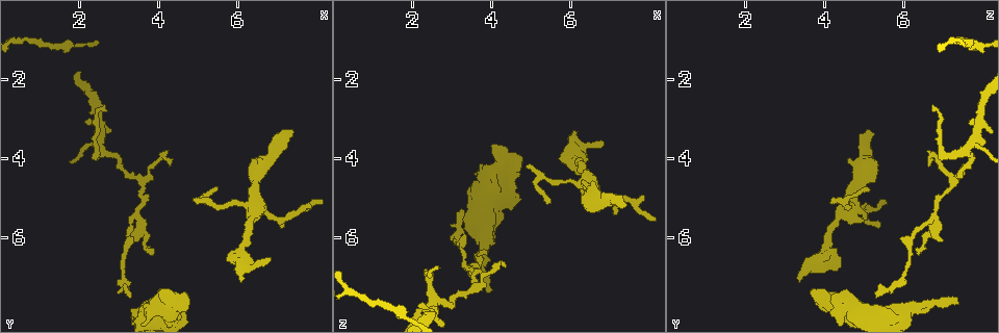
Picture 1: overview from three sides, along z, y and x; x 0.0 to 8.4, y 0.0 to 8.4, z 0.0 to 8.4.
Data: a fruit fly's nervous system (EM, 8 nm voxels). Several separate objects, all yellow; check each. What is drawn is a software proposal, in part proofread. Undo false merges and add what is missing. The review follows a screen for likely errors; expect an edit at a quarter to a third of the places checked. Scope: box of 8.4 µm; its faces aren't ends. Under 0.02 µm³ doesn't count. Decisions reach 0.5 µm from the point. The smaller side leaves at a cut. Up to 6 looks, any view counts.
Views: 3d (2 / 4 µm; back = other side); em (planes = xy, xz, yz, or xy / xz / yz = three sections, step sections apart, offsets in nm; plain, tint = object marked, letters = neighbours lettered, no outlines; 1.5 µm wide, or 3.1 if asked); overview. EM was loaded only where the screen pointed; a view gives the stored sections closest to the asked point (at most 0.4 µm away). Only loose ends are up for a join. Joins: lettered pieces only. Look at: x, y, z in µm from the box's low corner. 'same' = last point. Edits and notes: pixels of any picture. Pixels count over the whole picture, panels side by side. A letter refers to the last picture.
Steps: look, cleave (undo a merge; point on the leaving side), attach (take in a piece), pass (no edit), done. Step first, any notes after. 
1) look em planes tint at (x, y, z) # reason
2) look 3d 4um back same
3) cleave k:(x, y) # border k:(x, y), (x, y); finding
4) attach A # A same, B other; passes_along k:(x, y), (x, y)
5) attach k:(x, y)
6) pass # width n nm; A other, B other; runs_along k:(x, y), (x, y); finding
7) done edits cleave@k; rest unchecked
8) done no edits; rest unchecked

look em planes plain at (4.05, 7.55, 7.30) # free end

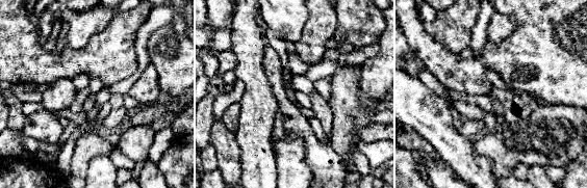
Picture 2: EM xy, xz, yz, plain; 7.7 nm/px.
look em planes letters same

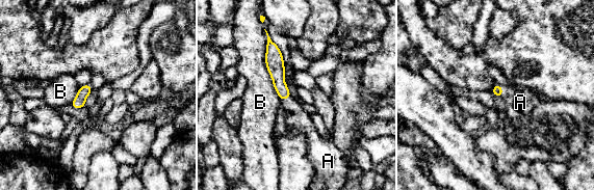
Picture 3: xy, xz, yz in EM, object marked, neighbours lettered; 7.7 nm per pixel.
attach A # A same, B other; passes_along 3:(276, 69), (286, 99), (298, 120); it goes on there

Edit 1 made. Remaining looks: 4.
look overview # redraw

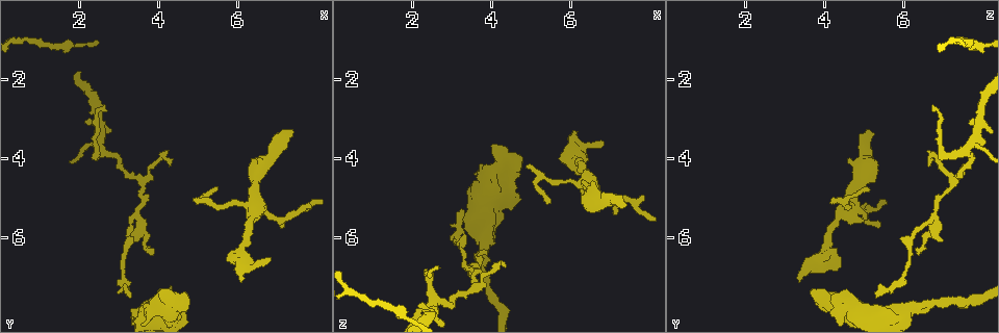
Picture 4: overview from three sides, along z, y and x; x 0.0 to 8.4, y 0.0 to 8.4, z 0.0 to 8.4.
look 3d 4um at (7.45, 3.30, 5.15) # free end

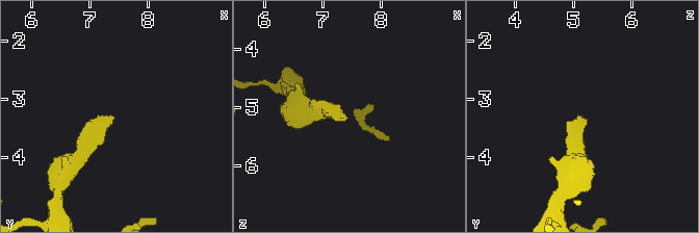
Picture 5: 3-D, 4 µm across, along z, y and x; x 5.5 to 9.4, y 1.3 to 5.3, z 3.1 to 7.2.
look em yz step 4 letters at (7.45, 3.35, 5.15)

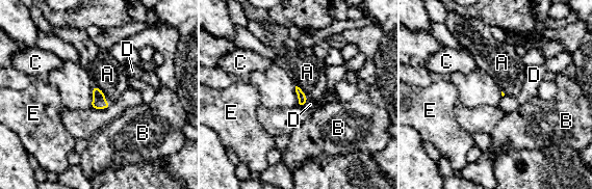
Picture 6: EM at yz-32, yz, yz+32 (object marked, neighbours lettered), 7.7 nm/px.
attach A # A same, B other, C other, D other, E other; passes_along 6:(99, 102), (99, 88), (107, 74); the neuron continues

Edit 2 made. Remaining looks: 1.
done edits attach@3, attach@6; rest unchecked

